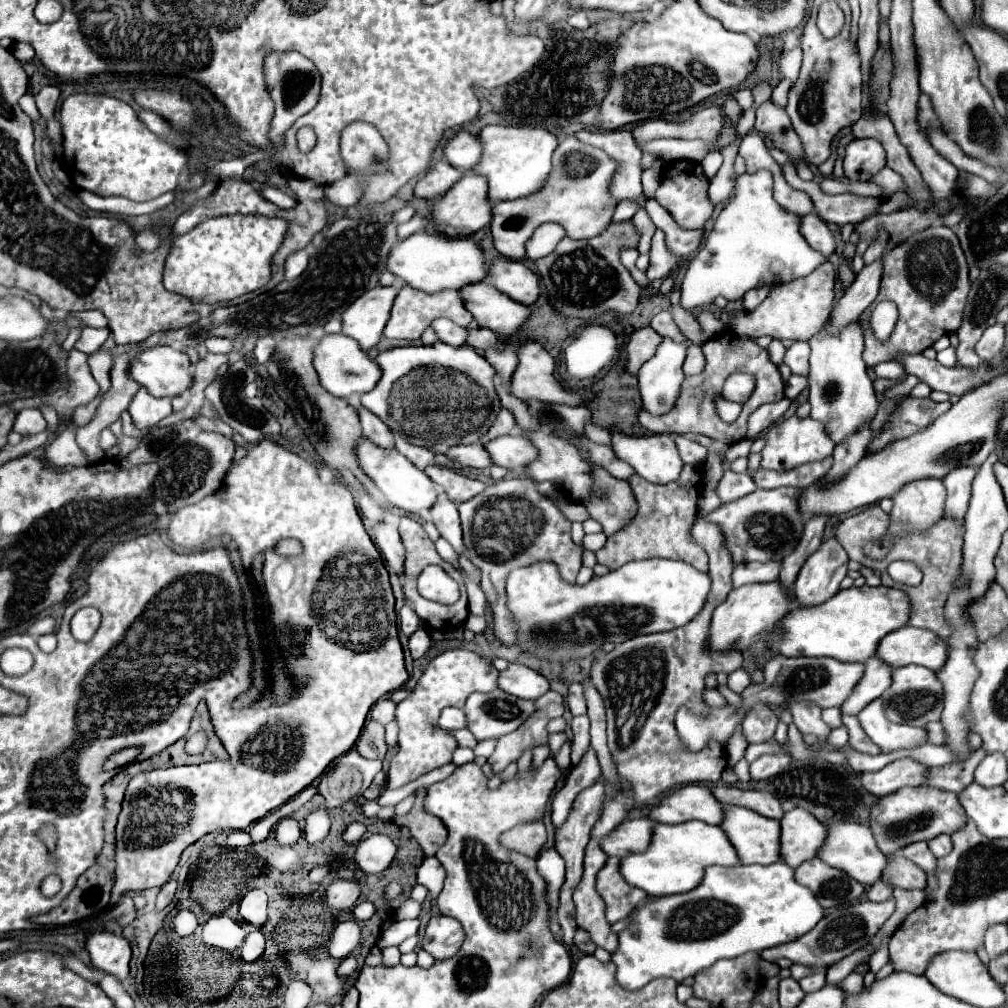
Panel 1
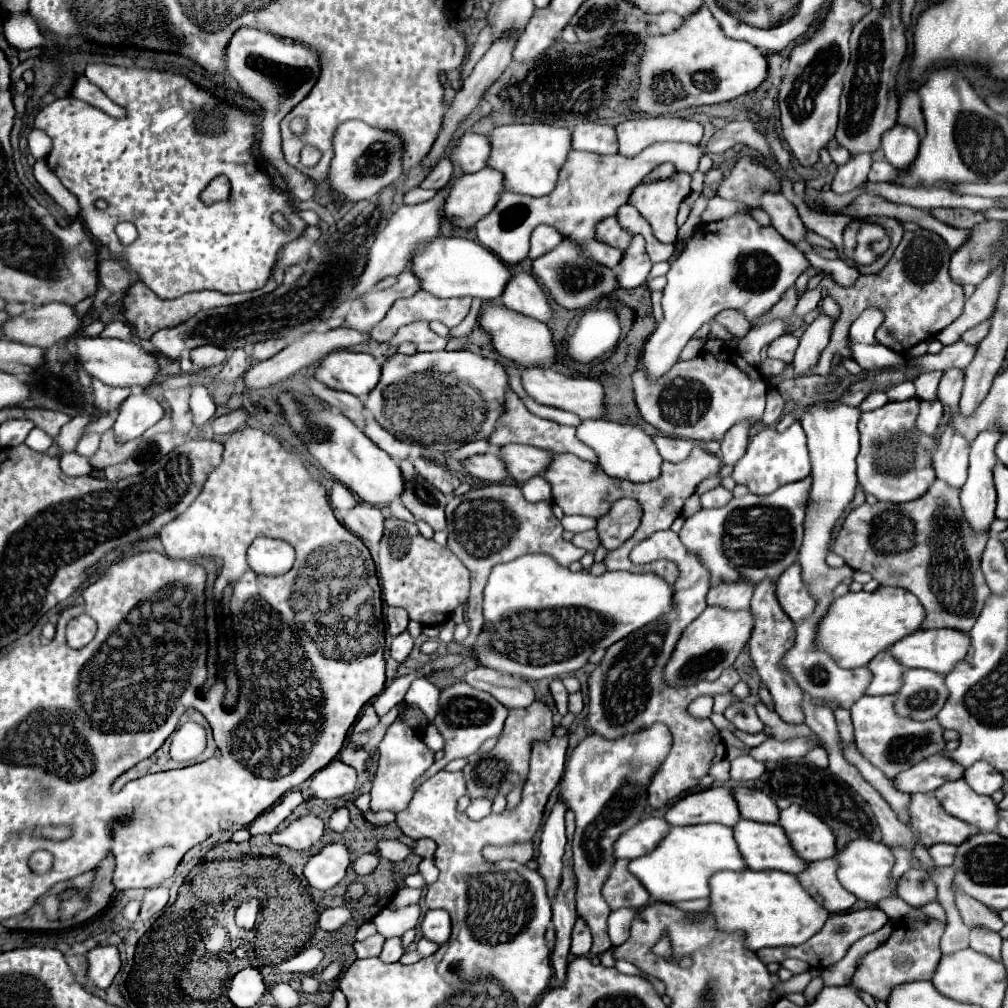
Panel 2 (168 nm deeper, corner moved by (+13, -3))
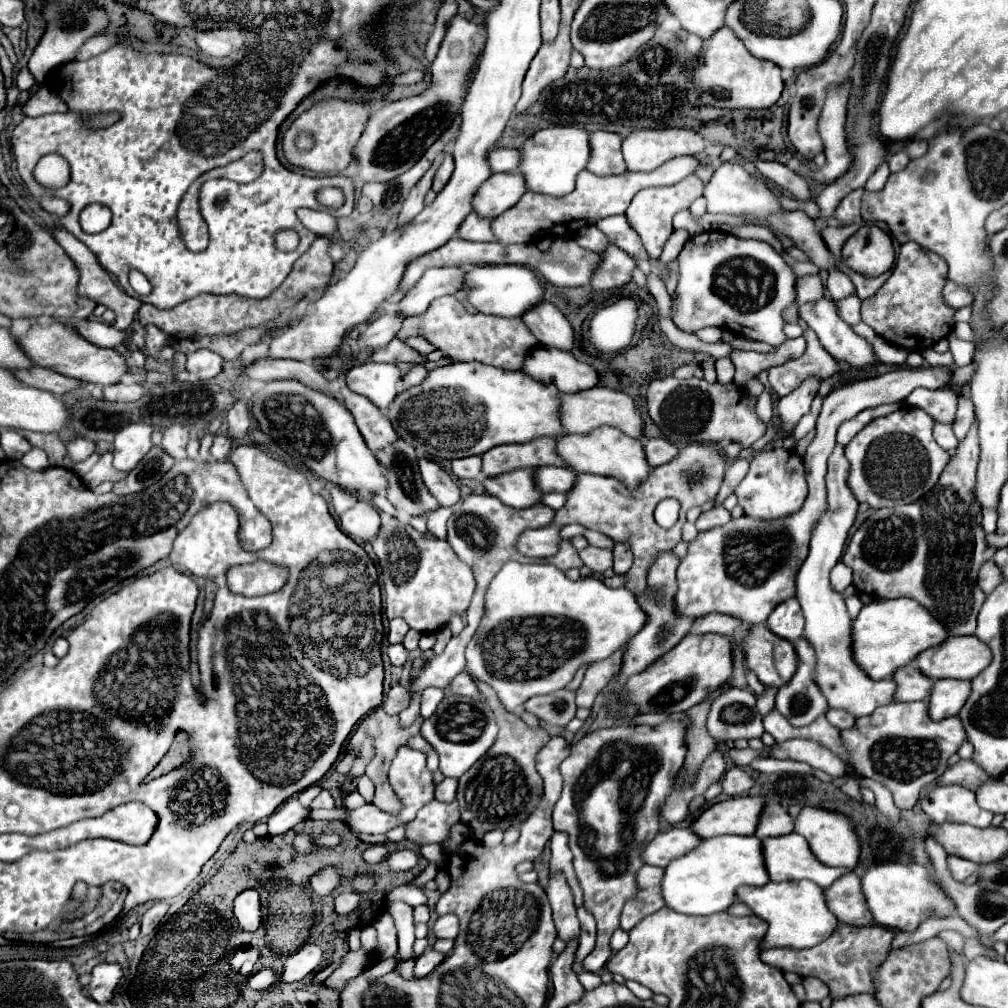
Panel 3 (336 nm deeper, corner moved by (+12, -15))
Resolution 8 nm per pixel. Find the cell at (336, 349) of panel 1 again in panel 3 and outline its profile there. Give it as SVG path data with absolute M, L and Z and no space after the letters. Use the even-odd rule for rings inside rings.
M367 362L361 366L353 366L345 374L345 382L349 390L369 398L381 410L385 410L389 402L397 396L399 380L401 380L401 372L395 364Z

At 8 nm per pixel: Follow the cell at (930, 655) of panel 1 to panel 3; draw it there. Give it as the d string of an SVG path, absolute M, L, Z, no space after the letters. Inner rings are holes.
M949 636L937 648L921 652L913 662L931 680L971 680L989 666L991 652L977 636Z

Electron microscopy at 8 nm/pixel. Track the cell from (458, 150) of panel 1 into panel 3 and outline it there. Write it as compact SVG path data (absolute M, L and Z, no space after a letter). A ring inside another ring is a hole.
M491 148L487 152L487 162L493 172L513 172L517 170L517 150Z

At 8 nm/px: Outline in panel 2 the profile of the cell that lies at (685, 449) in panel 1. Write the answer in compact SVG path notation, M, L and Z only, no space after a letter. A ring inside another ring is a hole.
M654 436L654 444L660 456L668 462L684 460L694 448L694 440L680 440L680 438L668 438L668 436Z

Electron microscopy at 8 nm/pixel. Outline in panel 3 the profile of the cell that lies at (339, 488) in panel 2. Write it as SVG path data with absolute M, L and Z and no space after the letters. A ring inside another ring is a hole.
M333 490L331 492L331 498L333 498L333 506L337 510L337 514L343 514L345 510L349 510L355 502L357 502L357 496L345 492L345 490Z

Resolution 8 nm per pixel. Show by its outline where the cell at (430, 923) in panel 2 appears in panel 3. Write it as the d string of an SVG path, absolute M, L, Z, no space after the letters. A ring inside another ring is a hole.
M451 914L437 918L437 922L433 926L433 934L437 938L455 940L457 938L457 930L459 930L459 920L457 920L457 916L451 916Z

